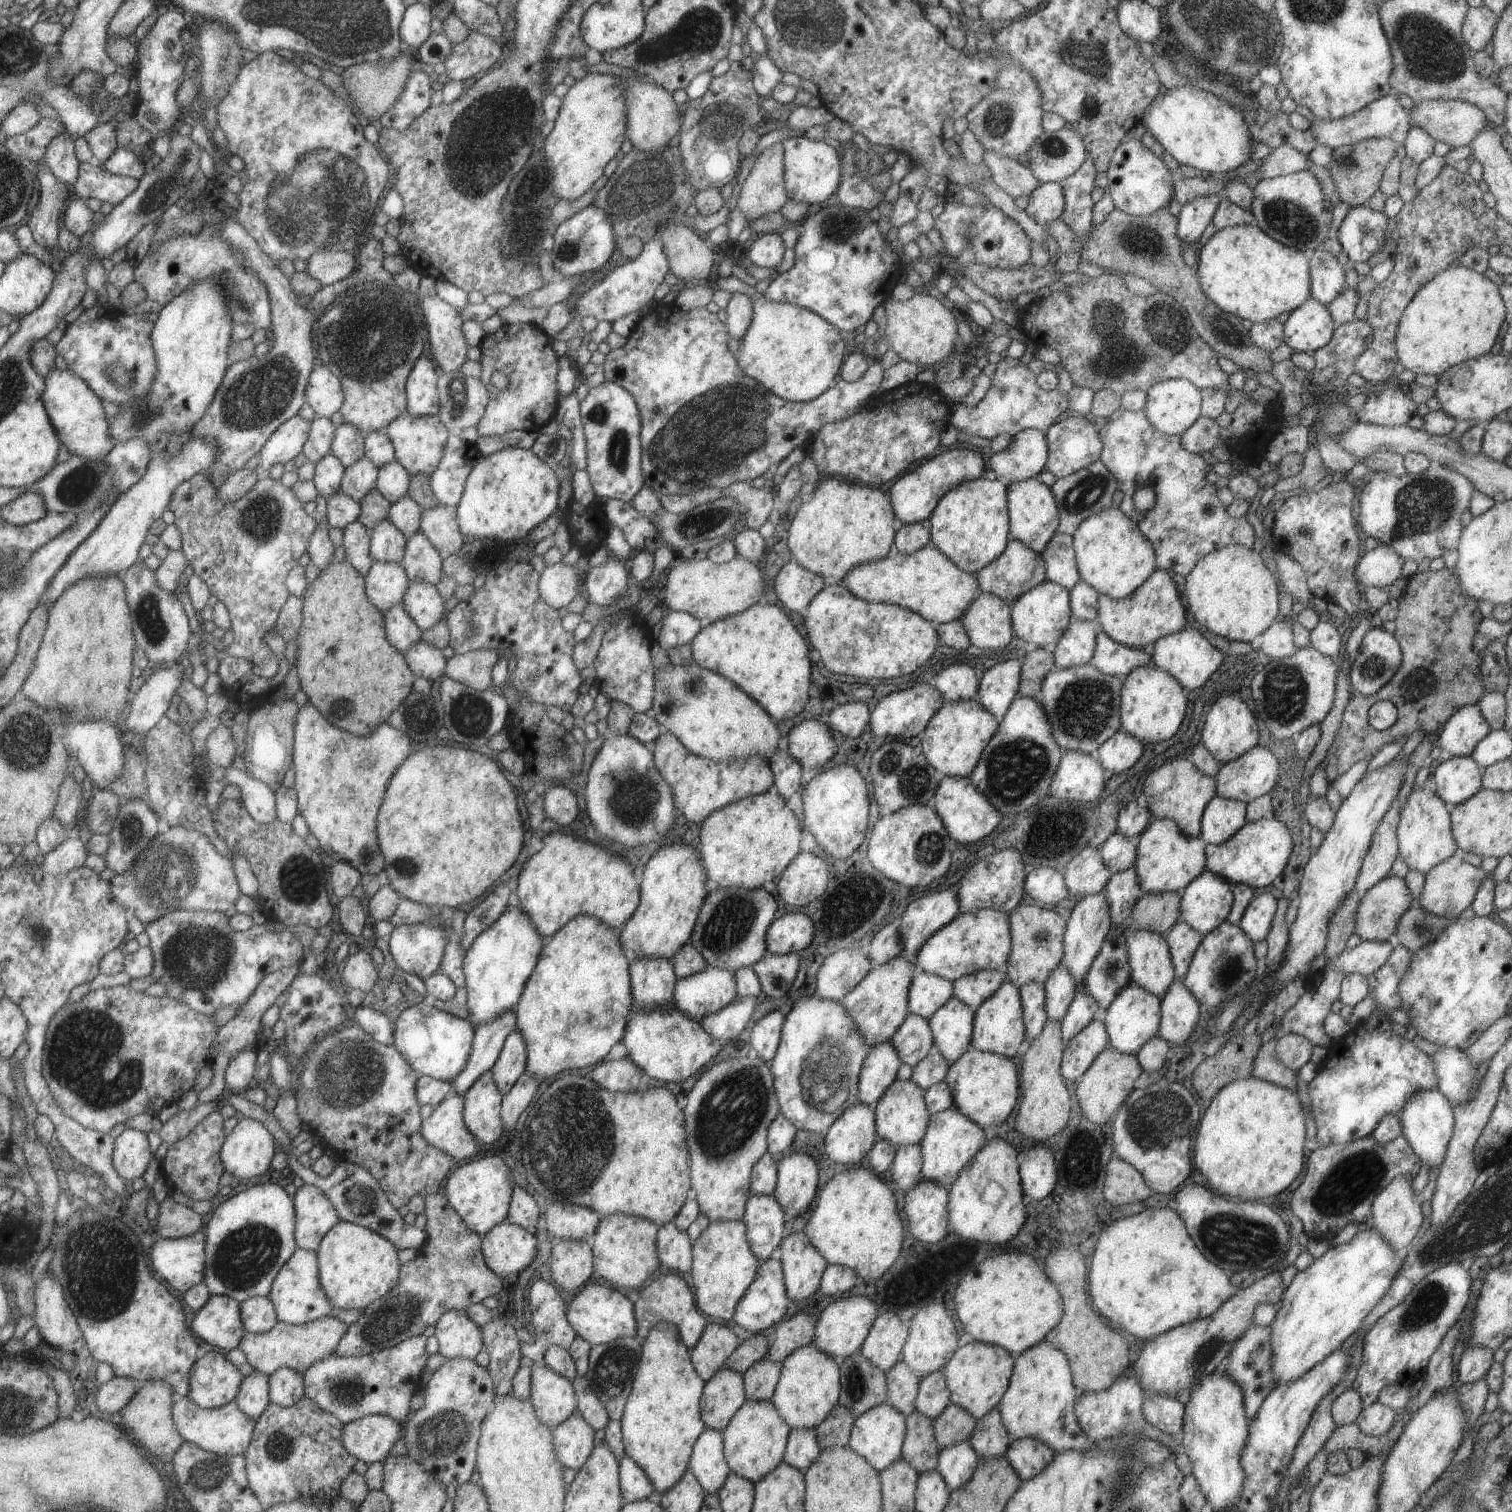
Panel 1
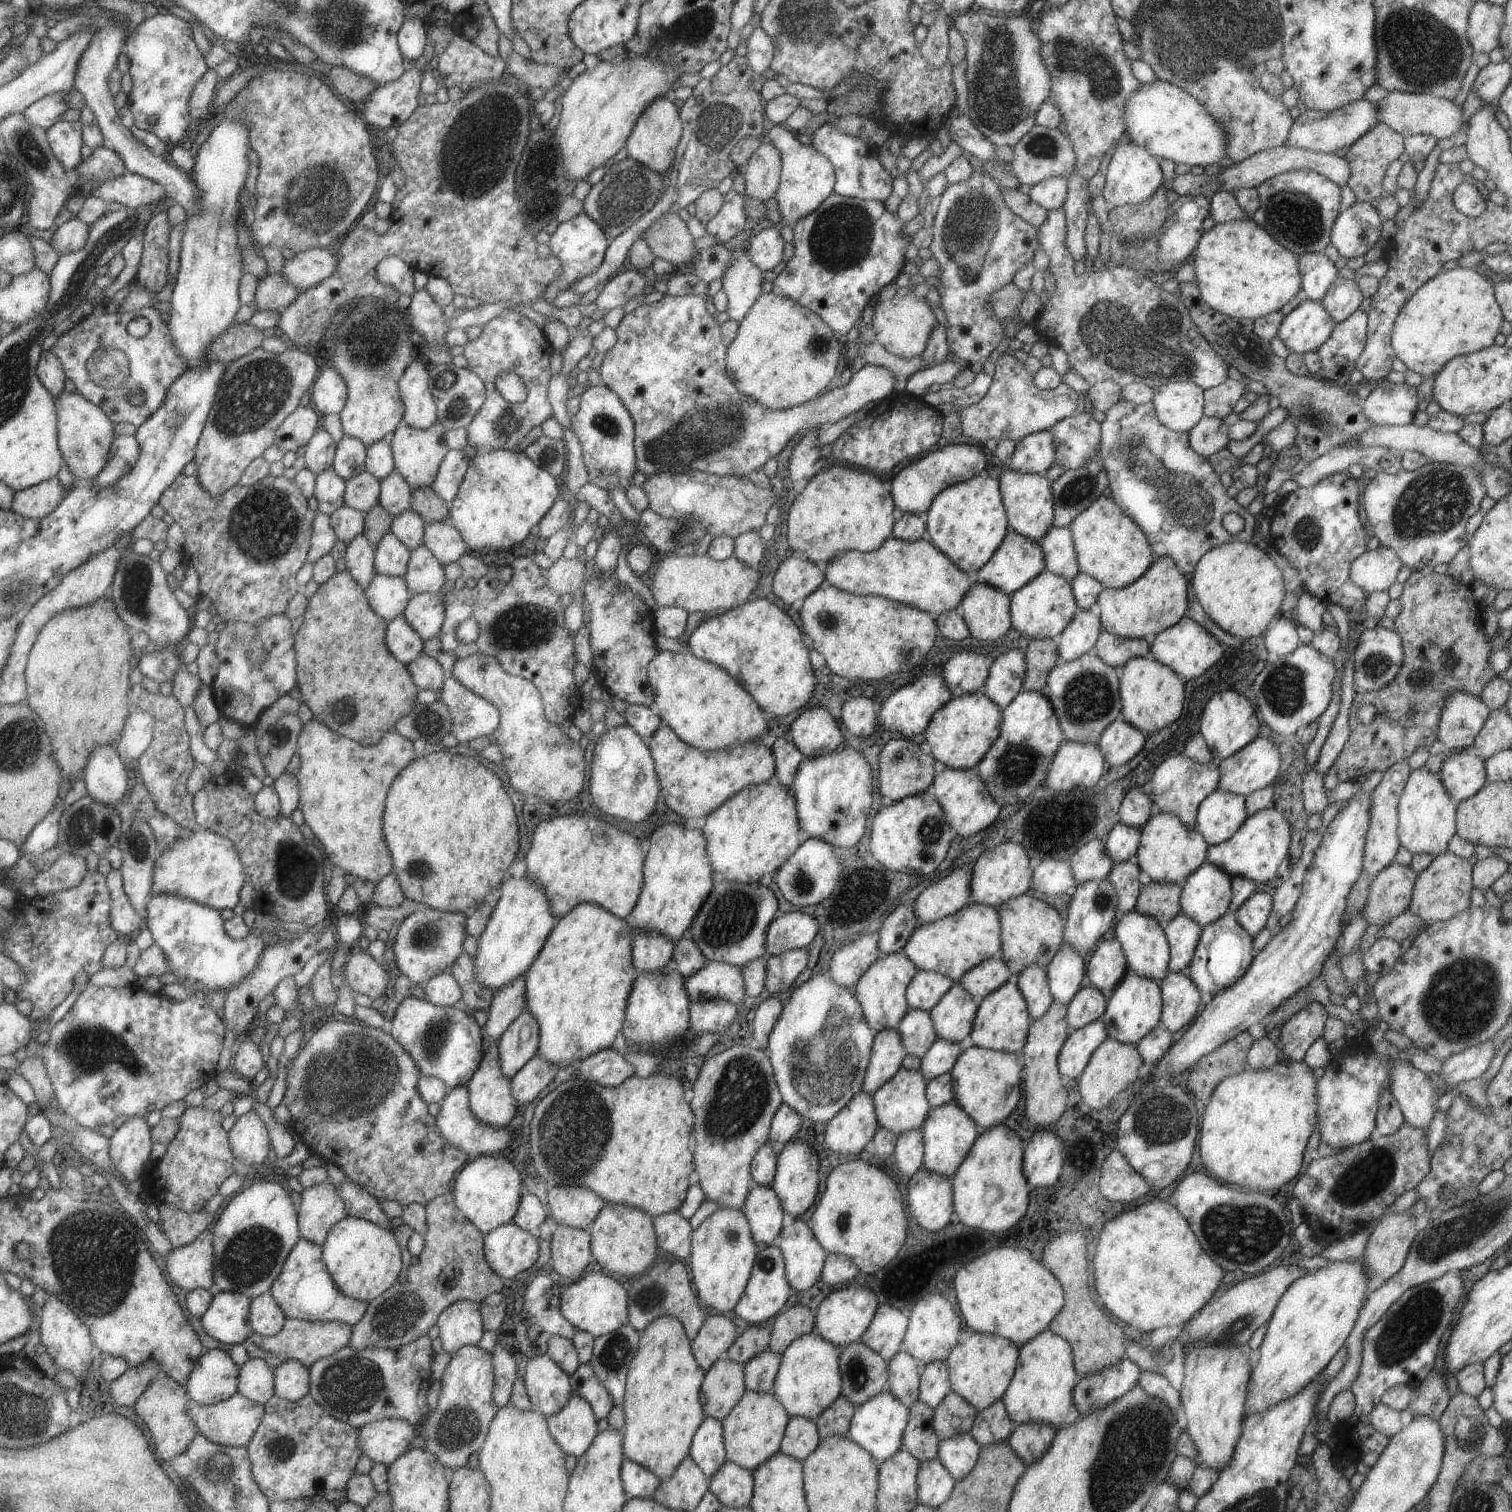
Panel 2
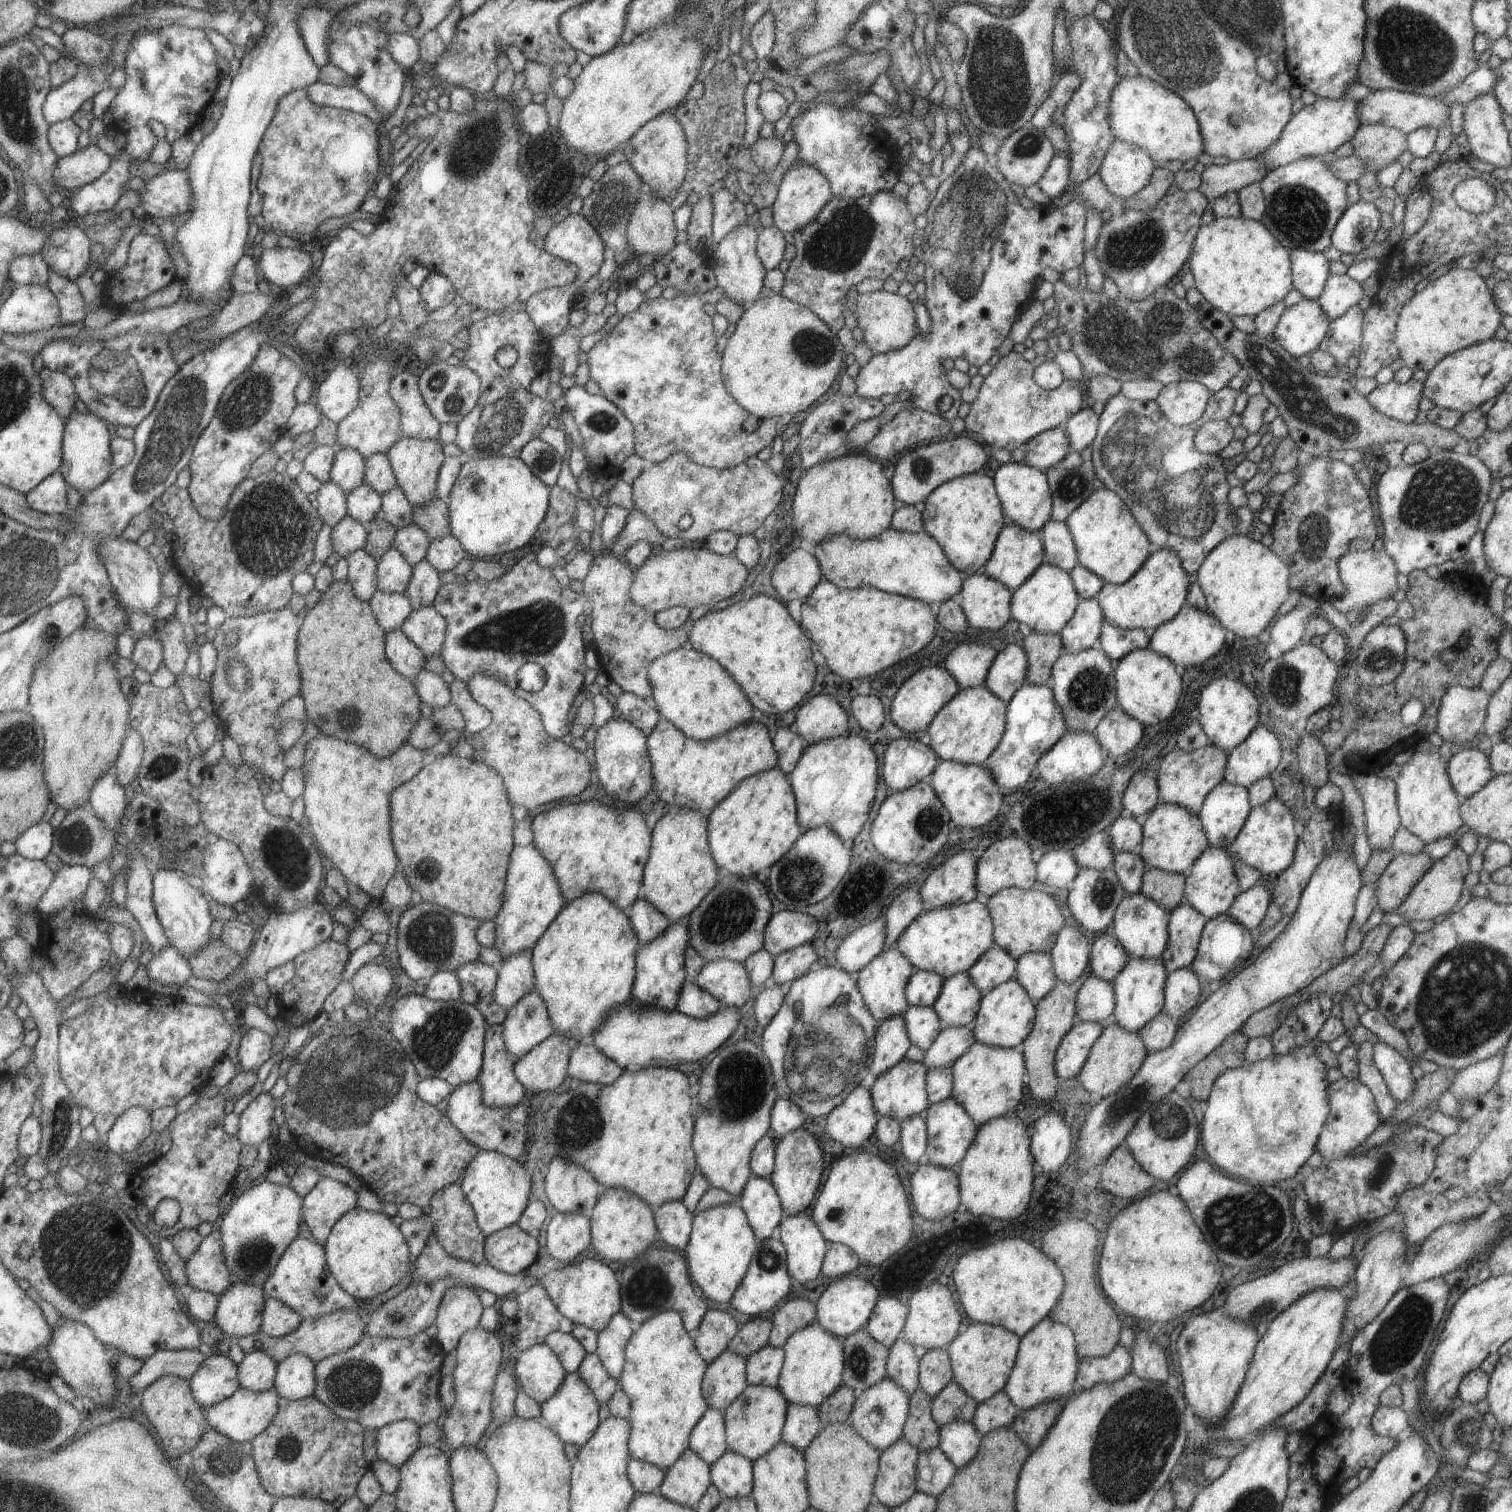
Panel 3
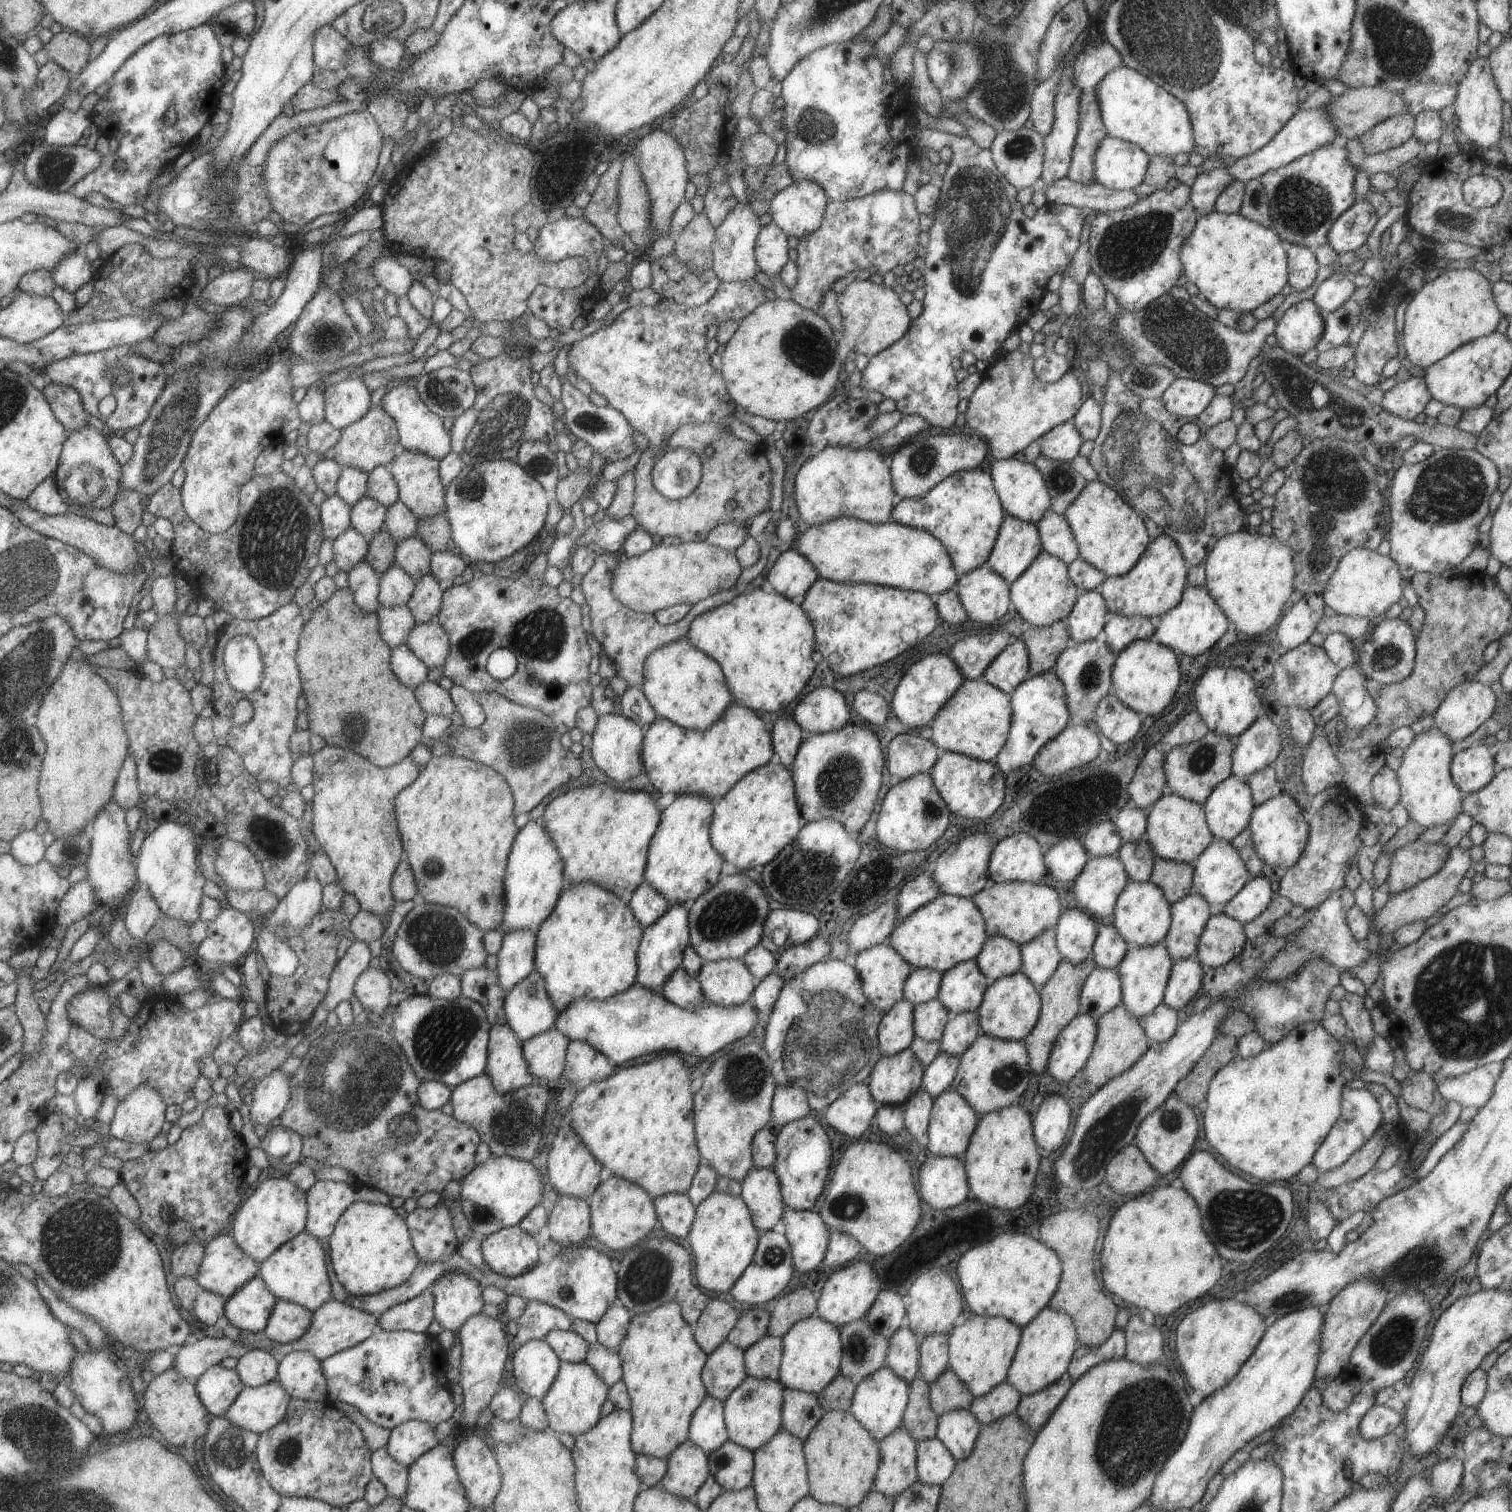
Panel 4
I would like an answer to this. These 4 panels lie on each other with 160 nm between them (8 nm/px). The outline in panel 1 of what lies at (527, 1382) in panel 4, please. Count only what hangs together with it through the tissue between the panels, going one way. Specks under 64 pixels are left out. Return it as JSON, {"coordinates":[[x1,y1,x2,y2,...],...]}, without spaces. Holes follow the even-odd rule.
{"coordinates":[[547,1365,530,1369,529,1402,537,1420,550,1429,576,1410,571,1381,554,1373]]}

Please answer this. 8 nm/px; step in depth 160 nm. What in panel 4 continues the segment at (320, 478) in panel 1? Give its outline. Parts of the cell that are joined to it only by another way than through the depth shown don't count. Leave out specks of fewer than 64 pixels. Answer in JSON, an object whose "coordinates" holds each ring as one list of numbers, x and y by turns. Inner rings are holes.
{"coordinates":[[336,494,326,497,318,507,324,538,336,539,350,528,350,507]]}

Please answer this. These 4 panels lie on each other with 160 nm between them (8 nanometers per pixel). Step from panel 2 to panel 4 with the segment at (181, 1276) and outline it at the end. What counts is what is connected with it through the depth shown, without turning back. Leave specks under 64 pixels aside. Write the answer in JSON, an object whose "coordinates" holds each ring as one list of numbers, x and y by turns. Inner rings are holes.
{"coordinates":[[229,1234,217,1235,204,1244,204,1257,200,1262,195,1282,200,1289,220,1294,224,1299,228,1299,235,1294,248,1280,257,1275,258,1262,248,1257]]}

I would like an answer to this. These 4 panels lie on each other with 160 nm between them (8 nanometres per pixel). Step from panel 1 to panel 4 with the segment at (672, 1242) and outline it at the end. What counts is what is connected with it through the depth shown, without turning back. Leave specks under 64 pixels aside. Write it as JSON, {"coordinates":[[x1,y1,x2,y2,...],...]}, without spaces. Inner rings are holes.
{"coordinates":[[667,1193,652,1201,661,1228,673,1238,685,1238,695,1218,695,1207,686,1193]]}

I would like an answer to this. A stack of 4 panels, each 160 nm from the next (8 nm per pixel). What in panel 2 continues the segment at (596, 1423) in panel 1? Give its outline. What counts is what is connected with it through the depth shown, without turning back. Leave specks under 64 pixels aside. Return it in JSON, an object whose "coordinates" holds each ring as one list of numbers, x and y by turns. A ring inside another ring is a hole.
{"coordinates":[[581,1363,570,1375,572,1392,581,1395,590,1405,597,1420,605,1418,613,1406,612,1398,591,1365]]}

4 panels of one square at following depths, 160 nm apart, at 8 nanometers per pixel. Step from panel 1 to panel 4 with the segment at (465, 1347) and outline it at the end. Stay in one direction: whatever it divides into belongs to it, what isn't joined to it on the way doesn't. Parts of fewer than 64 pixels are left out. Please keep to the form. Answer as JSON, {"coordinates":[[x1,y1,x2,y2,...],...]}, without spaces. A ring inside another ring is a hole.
{"coordinates":[[445,1271,430,1284,429,1291,434,1300,434,1319,453,1334,466,1318,481,1312,480,1284,463,1271]]}

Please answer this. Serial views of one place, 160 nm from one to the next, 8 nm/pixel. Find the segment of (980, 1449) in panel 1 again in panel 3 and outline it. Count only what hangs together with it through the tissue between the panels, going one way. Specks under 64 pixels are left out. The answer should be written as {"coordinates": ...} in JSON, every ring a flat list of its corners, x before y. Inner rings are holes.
{"coordinates":[[1001,1389,987,1400,977,1403,970,1422,983,1436,994,1428,1011,1426,1018,1411,1007,1393]]}

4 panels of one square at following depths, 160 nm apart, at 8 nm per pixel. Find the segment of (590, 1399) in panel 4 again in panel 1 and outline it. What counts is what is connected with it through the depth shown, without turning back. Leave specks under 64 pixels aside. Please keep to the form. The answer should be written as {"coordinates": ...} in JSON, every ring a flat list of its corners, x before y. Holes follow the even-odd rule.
{"coordinates":[[575,1410,552,1428,552,1443,562,1468,579,1470,593,1448,594,1428]]}

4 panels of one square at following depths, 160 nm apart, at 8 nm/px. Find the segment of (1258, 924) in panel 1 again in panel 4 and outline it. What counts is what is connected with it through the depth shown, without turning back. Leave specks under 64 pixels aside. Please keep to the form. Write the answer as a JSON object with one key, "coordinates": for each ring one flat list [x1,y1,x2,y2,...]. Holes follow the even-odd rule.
{"coordinates":[[1257,874,1250,878,1241,890,1229,899,1229,902,1221,906,1220,911,1241,924,1249,922,1267,908,1271,900,1271,893,1269,880]]}

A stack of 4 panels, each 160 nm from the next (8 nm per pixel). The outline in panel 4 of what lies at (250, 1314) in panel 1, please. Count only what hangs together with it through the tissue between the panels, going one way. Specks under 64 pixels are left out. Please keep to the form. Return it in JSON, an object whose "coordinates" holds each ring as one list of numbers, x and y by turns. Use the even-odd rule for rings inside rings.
{"coordinates":[[276,1299,263,1331,275,1343,288,1343,305,1334,311,1317,304,1306]]}

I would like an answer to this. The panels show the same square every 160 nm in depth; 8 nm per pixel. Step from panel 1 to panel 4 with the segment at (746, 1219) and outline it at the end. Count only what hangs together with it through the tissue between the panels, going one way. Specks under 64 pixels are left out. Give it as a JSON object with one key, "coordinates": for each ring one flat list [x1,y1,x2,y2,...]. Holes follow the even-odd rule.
{"coordinates":[[753,1168,740,1182,740,1197,749,1209,753,1226,758,1231,773,1228,782,1218,784,1202,777,1175,771,1168]]}

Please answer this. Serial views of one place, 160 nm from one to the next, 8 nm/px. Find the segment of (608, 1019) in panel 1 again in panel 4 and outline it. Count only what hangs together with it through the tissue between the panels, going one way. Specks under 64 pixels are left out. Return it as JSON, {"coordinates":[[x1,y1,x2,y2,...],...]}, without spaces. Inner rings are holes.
{"coordinates":[[591,881,567,883,553,910,550,910,535,934,535,970,543,977,545,990,557,1012,576,998,604,999,619,994,636,980,636,954,642,926,633,916,630,906,606,887]]}

